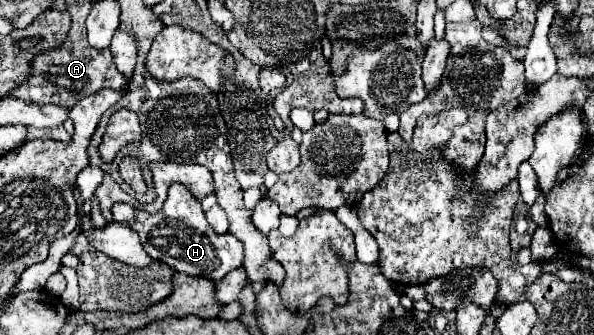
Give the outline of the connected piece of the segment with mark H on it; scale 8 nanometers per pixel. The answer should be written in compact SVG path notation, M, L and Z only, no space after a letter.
M180 182L170 186L164 208L158 210L156 214L142 212L130 204L114 204L112 216L114 216L114 222L122 222L138 232L144 250L154 260L166 264L168 268L174 268L176 272L218 282L230 270L242 266L242 258L244 258L242 244L230 232L216 234L214 230L210 230L210 224L204 218L200 202Z

